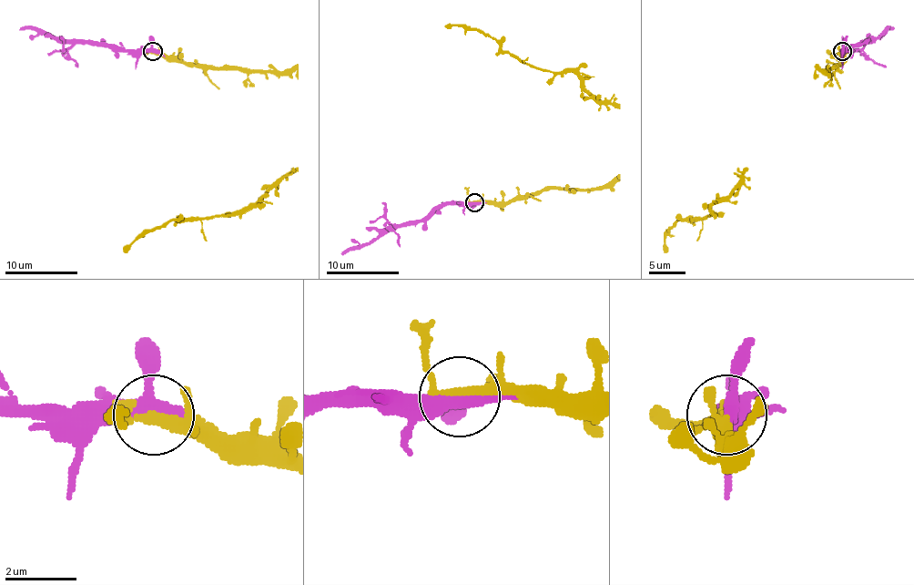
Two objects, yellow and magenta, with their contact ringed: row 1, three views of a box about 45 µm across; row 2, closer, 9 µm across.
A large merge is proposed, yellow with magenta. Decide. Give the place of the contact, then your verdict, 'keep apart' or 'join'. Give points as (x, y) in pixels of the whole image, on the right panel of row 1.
place (842, 51); join

